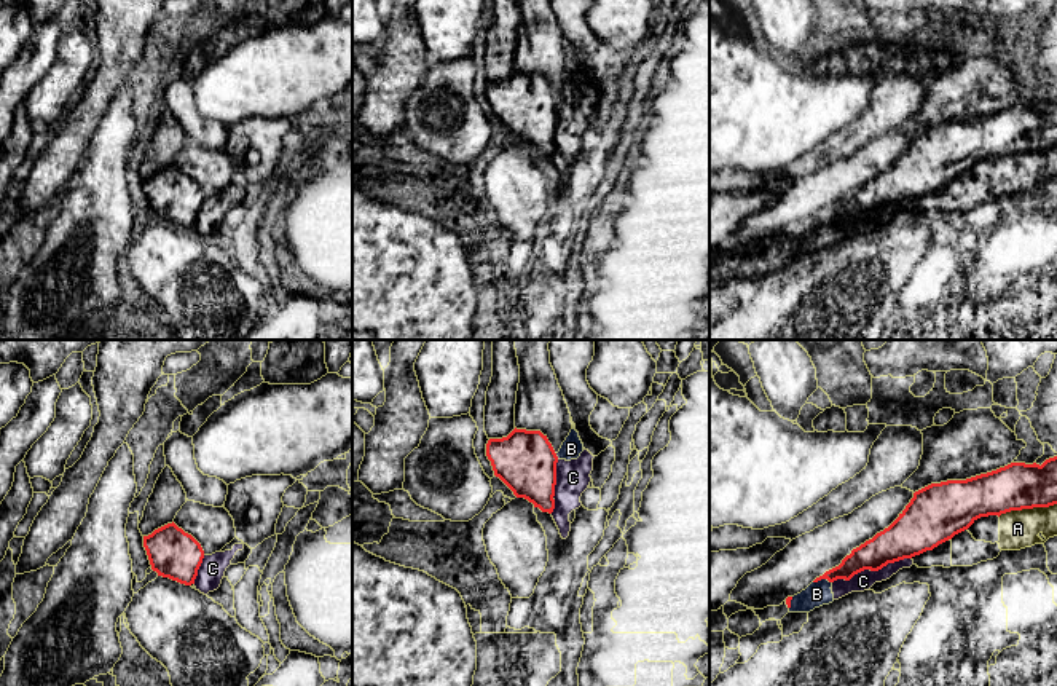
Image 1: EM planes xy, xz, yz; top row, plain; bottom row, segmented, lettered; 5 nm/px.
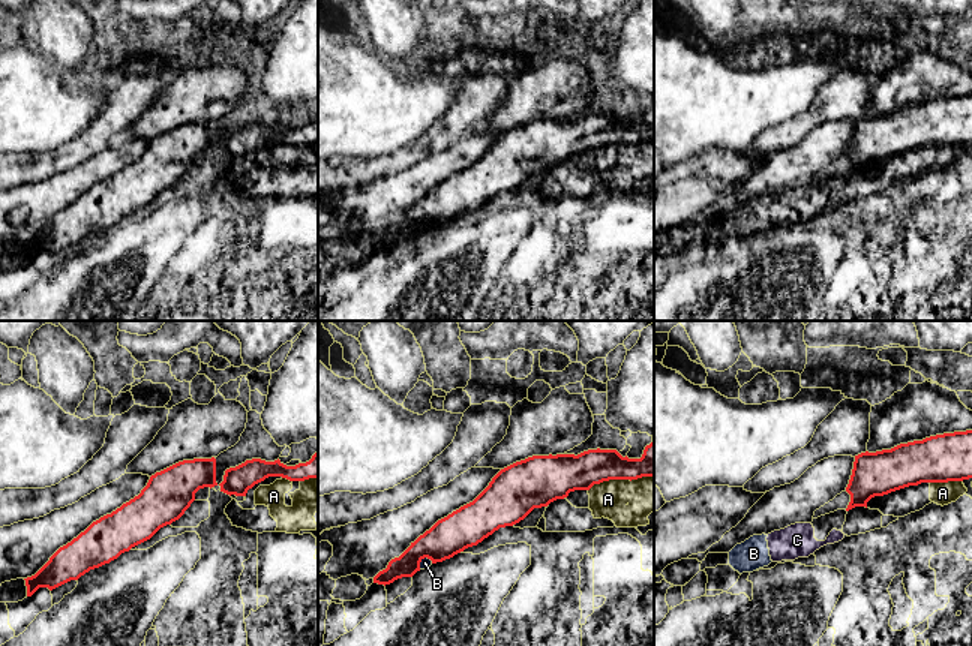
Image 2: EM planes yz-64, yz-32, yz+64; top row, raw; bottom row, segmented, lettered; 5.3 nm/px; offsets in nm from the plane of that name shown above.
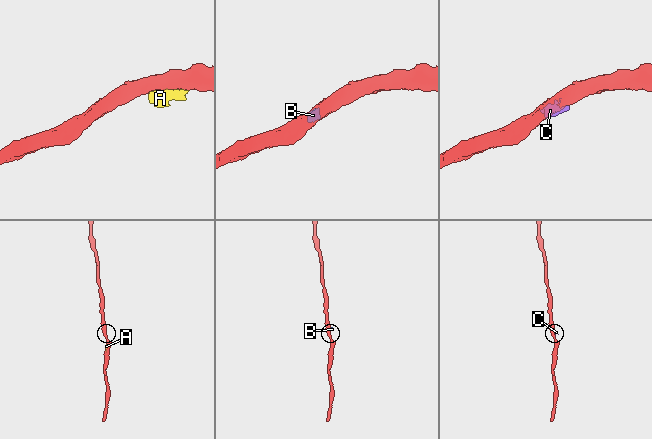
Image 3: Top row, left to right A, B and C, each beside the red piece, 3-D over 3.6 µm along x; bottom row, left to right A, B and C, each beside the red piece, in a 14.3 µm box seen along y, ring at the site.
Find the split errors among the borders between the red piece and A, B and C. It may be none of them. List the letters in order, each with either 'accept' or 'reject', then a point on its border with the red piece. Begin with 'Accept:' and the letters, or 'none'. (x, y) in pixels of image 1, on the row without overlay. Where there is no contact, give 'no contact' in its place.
Accept: none
A: reject | yz (1027, 150)
B: reject | yz (821, 220)
C: reject | yz (871, 212)

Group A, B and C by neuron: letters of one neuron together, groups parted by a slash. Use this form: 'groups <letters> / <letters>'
groups A B C

